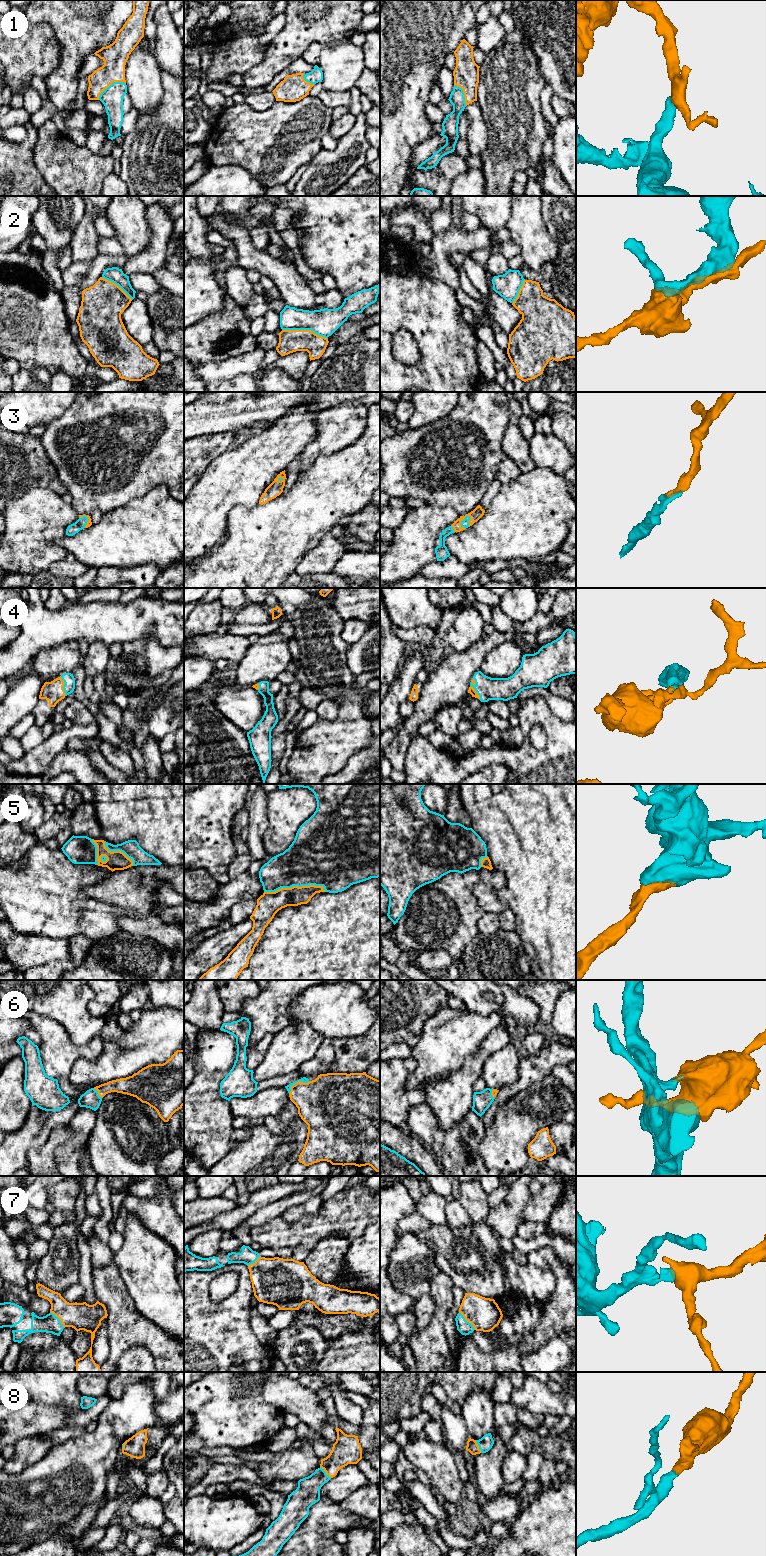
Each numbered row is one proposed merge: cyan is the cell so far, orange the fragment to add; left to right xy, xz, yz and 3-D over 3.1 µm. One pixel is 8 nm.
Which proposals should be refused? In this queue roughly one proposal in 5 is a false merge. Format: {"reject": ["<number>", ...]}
{"reject": ["2"]}

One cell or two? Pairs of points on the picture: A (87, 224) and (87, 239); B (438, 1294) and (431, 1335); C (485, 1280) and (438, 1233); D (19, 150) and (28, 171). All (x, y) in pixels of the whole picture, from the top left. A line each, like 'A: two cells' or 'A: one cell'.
A: one cell
B: one cell
C: one cell
D: one cell

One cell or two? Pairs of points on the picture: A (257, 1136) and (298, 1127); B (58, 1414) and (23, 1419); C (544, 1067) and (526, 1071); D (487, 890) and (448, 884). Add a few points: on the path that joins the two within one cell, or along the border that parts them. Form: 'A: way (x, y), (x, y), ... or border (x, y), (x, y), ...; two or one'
A: way (267, 1139), (283, 1139), (288, 1137); one
B: way (49, 1418), (32, 1418); one
C: way (540, 1067), (530, 1071); one
D: border (472, 889), (476, 902), (482, 911); two

